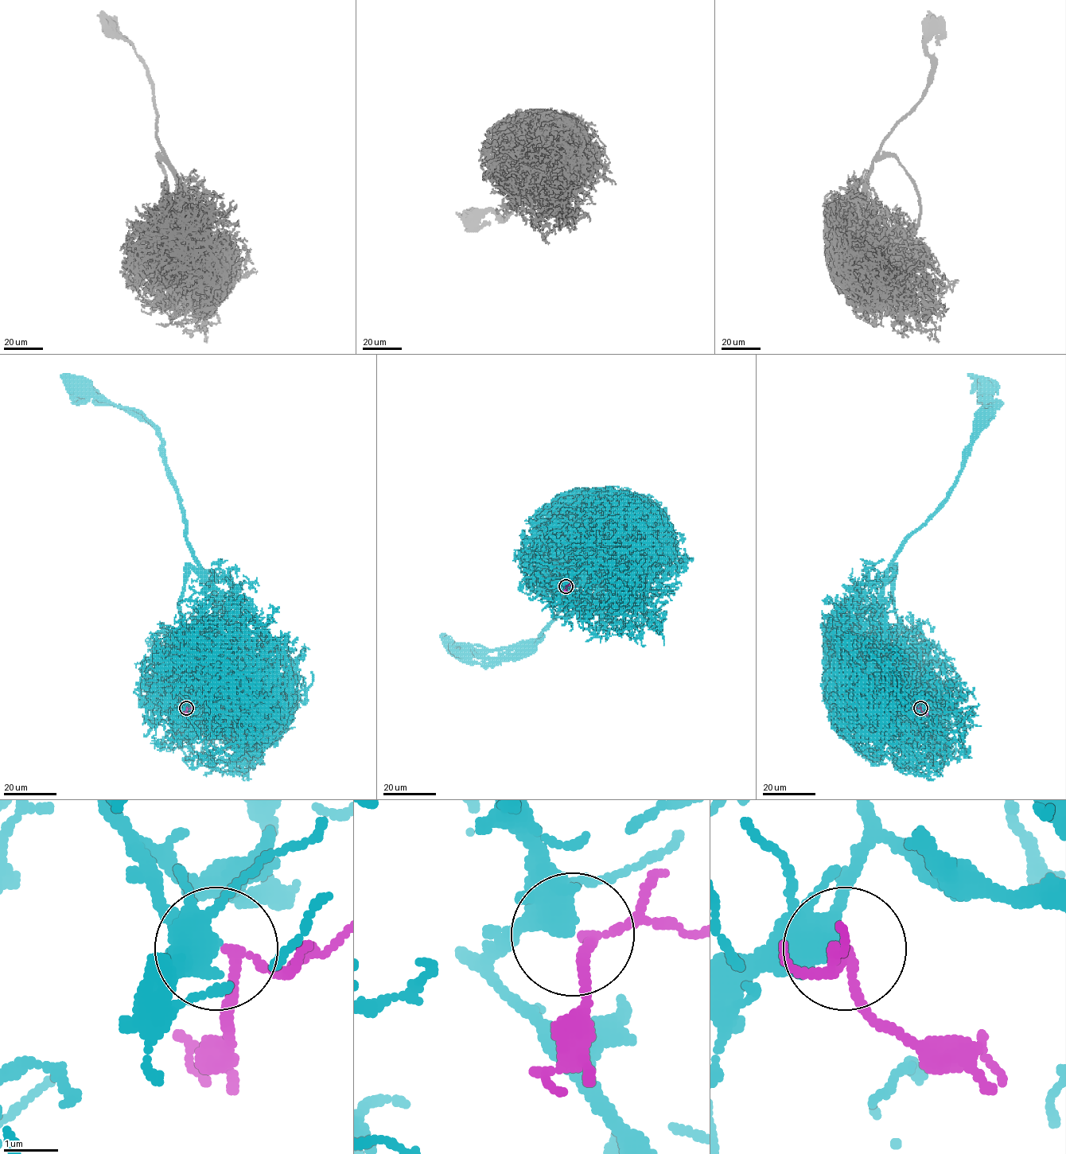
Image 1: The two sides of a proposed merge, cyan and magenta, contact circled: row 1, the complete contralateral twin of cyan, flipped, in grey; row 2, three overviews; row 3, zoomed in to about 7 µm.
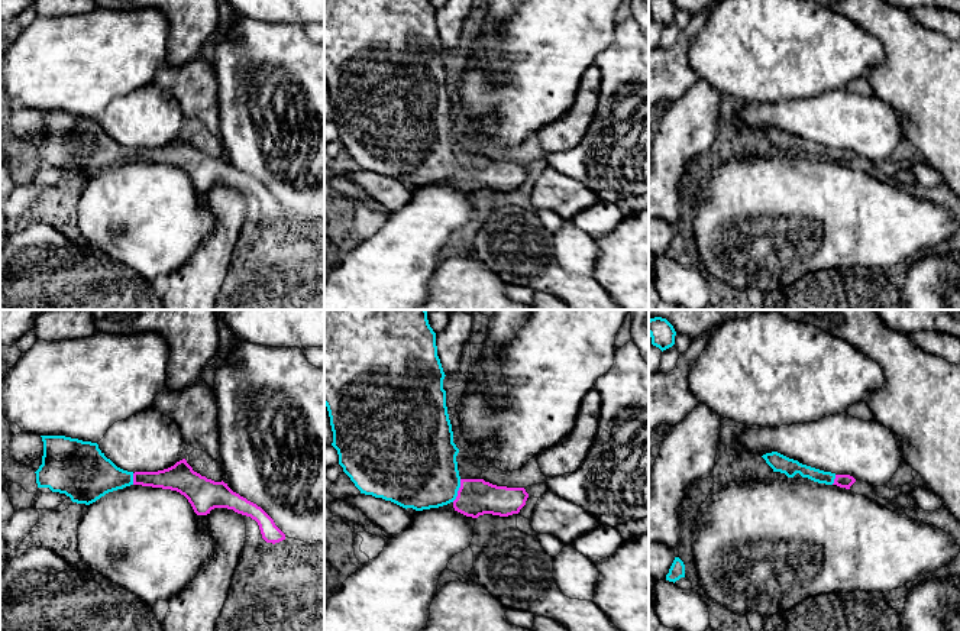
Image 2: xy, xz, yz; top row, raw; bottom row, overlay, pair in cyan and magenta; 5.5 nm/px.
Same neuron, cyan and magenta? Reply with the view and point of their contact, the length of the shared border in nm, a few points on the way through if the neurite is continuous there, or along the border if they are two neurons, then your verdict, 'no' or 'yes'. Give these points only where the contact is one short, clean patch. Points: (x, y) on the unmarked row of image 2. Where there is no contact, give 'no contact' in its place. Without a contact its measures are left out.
xz (458, 165) | 140 nm | across xz (419, 145), (429, 155), (458, 165), (469, 172), (475, 172) | yes

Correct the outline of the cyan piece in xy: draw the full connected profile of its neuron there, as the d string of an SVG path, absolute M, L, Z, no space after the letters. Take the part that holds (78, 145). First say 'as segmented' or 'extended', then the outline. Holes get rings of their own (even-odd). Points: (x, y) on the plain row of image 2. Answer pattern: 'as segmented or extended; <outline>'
extended; M65 111L41 113L43 132L35 148L38 164L49 164L85 181L130 161L171 165L184 171L197 191L207 191L214 184L233 185L255 195L266 219L285 216L261 182L233 168L223 156L214 158L194 148L185 135L164 146L133 149L117 143L97 119Z

